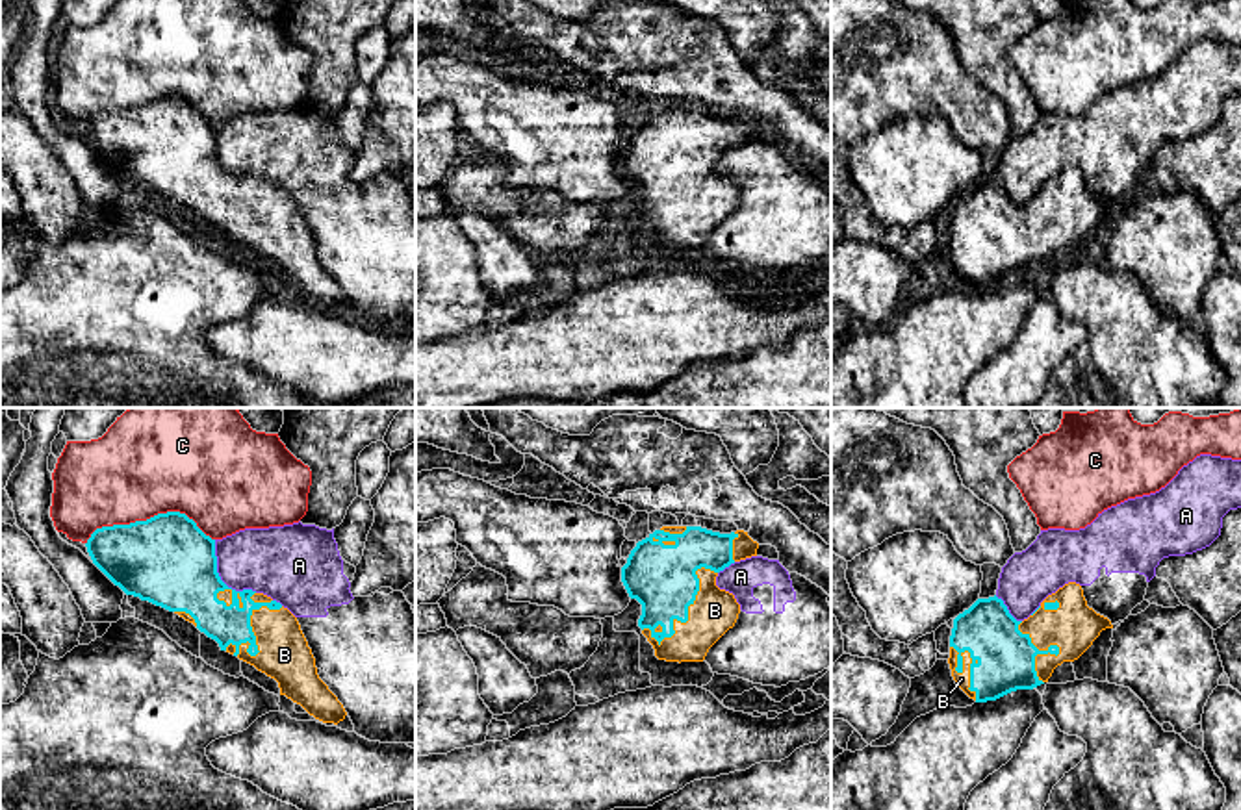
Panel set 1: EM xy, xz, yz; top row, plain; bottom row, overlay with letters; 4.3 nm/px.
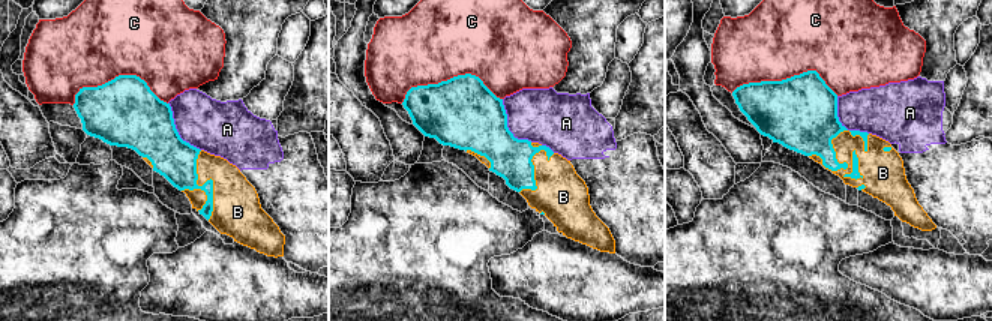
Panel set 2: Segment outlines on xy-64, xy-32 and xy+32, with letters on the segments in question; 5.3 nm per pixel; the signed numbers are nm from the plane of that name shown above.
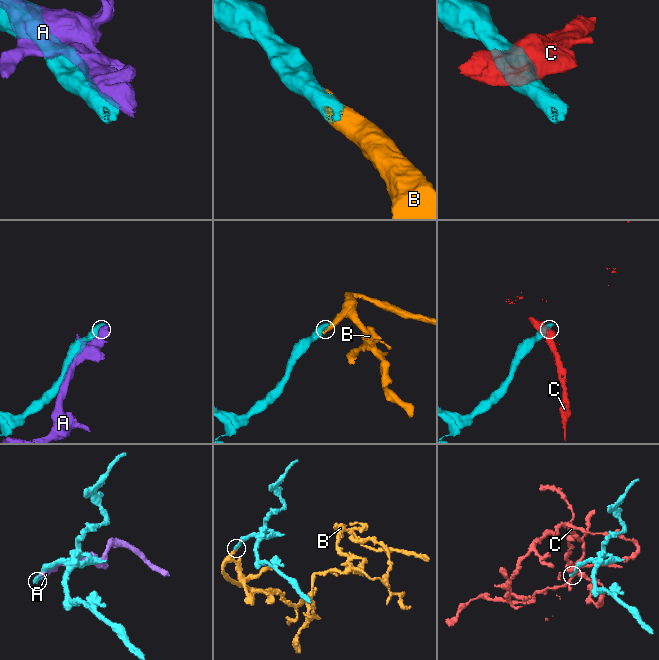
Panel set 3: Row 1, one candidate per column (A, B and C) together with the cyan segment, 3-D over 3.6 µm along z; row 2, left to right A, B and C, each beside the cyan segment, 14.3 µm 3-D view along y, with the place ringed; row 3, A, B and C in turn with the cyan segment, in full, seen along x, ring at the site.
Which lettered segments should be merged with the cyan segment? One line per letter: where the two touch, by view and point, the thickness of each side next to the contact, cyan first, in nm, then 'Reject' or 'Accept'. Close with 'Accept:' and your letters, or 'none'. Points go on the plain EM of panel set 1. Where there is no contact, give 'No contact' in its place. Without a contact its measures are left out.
A: Touches cyan at xy (219, 162). Thickness 400 nm (cyan) against 300 nm. Reject
B: Touches cyan at xz (687, 199). Thickness 300 nm (cyan) against 200 nm. Accept
C: Touches cyan at xy (147, 104). Thickness 400 nm (cyan) against 440 nm. Reject
Accept: B

